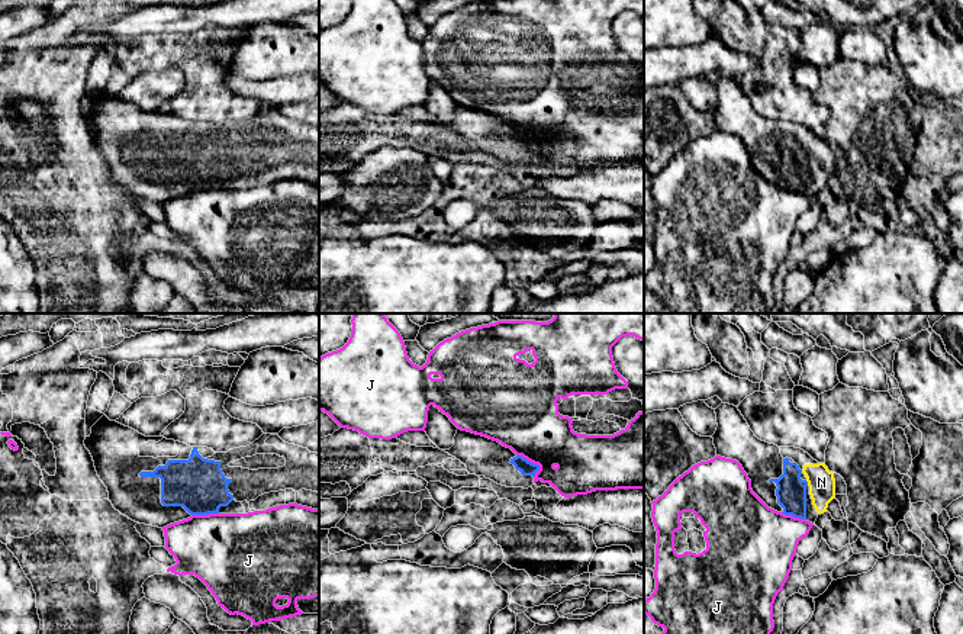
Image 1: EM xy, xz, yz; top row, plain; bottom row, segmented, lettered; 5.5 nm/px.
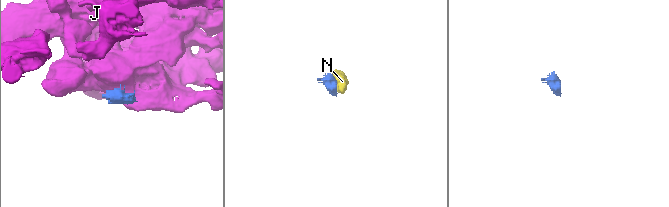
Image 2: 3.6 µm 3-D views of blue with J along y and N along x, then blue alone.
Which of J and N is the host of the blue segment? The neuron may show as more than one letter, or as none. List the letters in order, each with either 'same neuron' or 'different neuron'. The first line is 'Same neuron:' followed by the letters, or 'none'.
Same neuron: N
J: different neuron
N: same neuron

